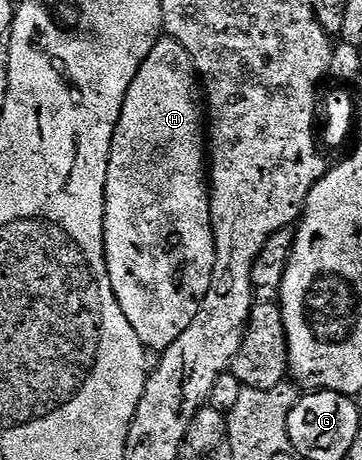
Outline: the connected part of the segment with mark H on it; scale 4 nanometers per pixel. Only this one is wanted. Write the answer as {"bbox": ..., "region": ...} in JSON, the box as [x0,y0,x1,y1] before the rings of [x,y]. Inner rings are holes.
{"bbox":[104,37,215,352],"region":[[[160,37],[149,52],[148,58],[140,66],[133,84],[123,101],[123,111],[116,125],[115,138],[112,141],[113,157],[108,168],[107,178],[107,220],[104,224],[107,244],[107,267],[113,280],[113,288],[125,316],[133,324],[137,336],[144,346],[152,351],[162,352],[171,345],[193,324],[199,315],[205,296],[211,291],[211,281],[215,275],[215,228],[211,224],[211,196],[209,193],[209,166],[205,161],[205,114],[199,111],[201,106],[201,86],[197,81],[195,63],[191,61],[187,49],[176,38]]]}

